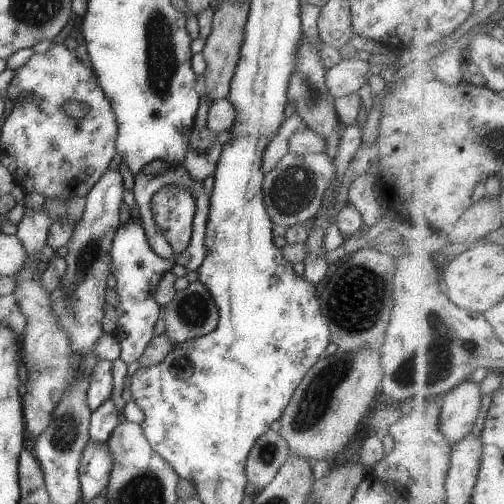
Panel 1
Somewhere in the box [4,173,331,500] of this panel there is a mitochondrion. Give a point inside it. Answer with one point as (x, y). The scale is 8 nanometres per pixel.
(86, 257)

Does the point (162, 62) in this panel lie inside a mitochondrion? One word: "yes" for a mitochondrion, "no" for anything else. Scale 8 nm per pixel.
yes

